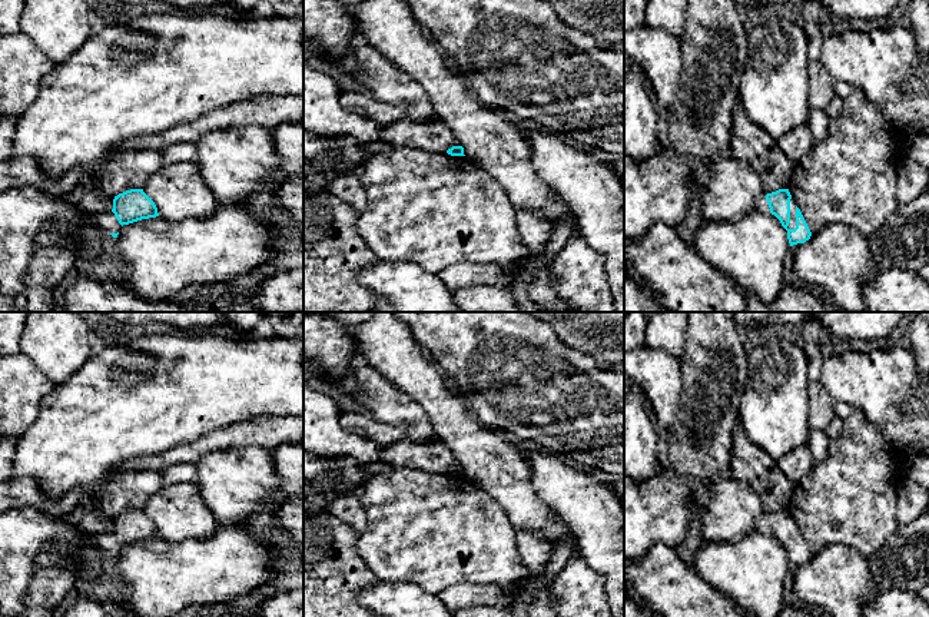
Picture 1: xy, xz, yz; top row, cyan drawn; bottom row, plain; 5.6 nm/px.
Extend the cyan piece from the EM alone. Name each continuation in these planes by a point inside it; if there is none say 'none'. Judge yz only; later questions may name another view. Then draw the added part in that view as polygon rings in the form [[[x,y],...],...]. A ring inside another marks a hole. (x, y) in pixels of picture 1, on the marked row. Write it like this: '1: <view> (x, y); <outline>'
1: yz (792, 225); [[[793,198],[790,199],[790,223],[787,229],[794,229],[796,228],[796,203]]]

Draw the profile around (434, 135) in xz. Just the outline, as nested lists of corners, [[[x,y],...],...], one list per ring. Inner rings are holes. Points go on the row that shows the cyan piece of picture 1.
[[[407,117],[385,125],[382,140],[392,146],[409,146],[439,153],[447,153],[452,146],[461,146],[442,120],[414,122]]]

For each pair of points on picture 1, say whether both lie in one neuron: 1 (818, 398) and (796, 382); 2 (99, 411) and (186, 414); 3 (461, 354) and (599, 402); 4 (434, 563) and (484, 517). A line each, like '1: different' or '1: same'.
1: different
2: same
3: same
4: same

